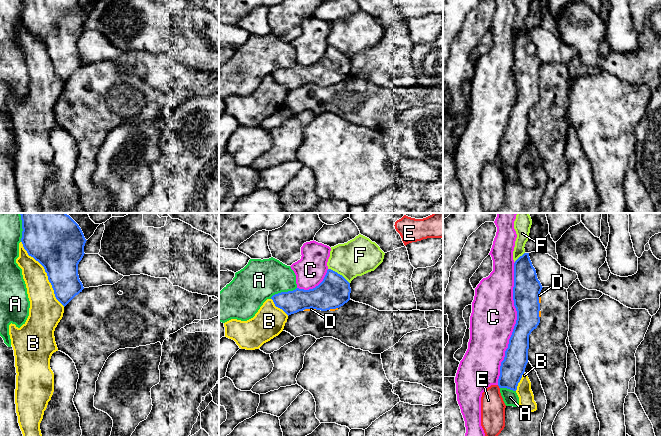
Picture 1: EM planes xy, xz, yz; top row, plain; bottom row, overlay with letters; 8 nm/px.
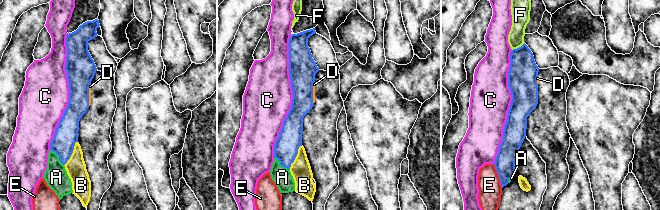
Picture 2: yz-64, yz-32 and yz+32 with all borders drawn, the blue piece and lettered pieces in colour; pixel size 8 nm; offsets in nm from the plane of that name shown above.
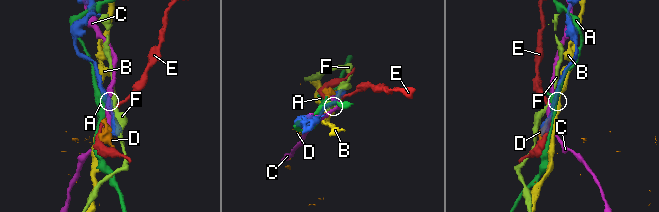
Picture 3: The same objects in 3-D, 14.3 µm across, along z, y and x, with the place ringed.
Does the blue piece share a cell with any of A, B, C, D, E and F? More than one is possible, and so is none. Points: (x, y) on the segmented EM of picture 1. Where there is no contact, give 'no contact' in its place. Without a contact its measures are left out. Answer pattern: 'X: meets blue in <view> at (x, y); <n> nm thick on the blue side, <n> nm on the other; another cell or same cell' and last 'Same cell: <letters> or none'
A: meets blue in xz at (283, 292); 180 nm thick on the blue side, 320 nm on the other; another cell
B: meets blue in xy at (46, 272); 420 nm thick on the blue side, 220 nm on the other; another cell
C: meets blue in yz at (516, 323); 200 nm thick on the blue side, 360 nm on the other; another cell
D: meets blue in xz at (310, 308); 260 nm thick on the blue side, 20 nm on the other; another cell
E: meets blue in yz at (499, 387); 200 nm thick on the blue side, 190 nm on the other; another cell
F: meets blue in xz at (339, 274); 260 nm thick on the blue side, 300 nm on the other; another cell
Same cell: none

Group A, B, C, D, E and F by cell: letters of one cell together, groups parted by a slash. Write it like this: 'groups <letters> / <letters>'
groups A / B / C / D / E / F

